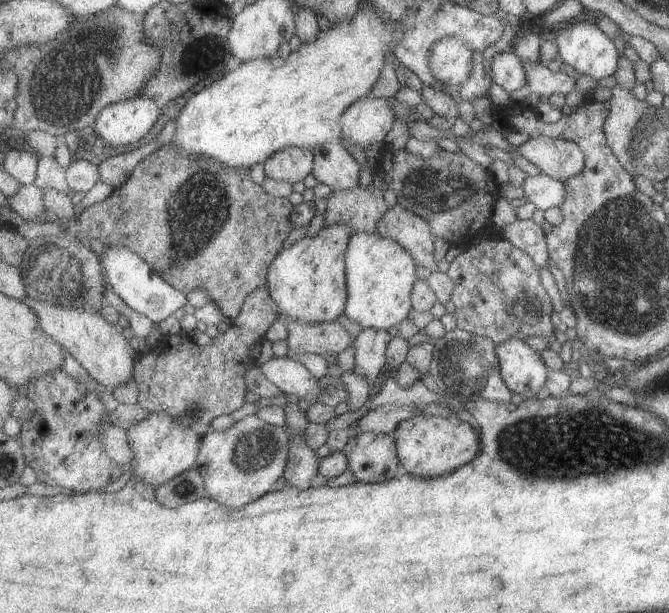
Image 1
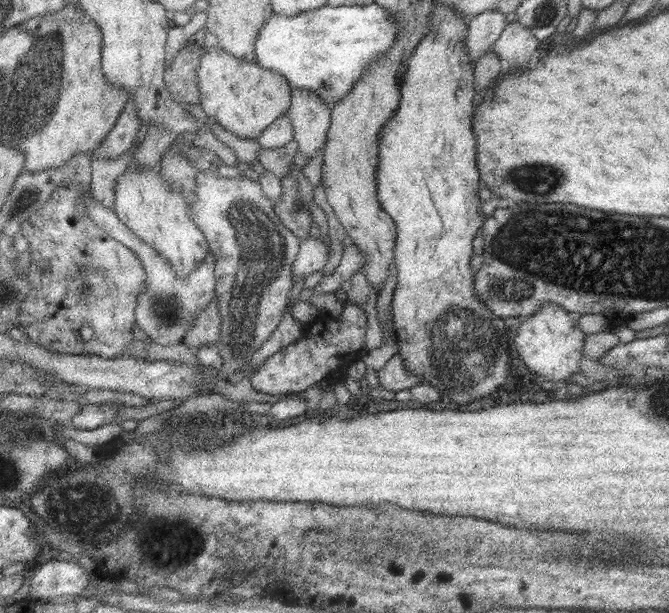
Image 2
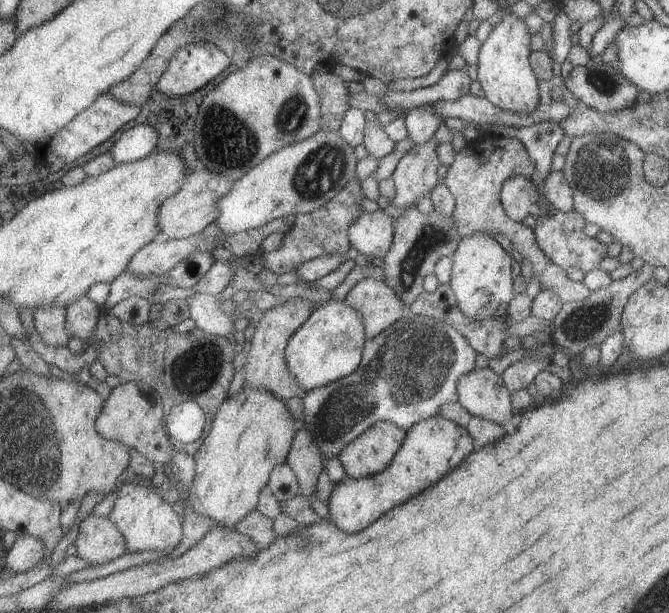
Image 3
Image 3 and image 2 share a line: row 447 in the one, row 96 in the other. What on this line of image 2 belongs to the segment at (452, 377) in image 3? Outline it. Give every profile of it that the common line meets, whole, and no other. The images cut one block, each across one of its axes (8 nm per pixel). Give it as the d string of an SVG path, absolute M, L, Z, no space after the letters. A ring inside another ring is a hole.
M377 3L325 4L297 16L274 13L257 39L256 63L286 76L293 88L317 92L333 109L353 90L369 64L391 50L398 34L395 22L391 11Z

